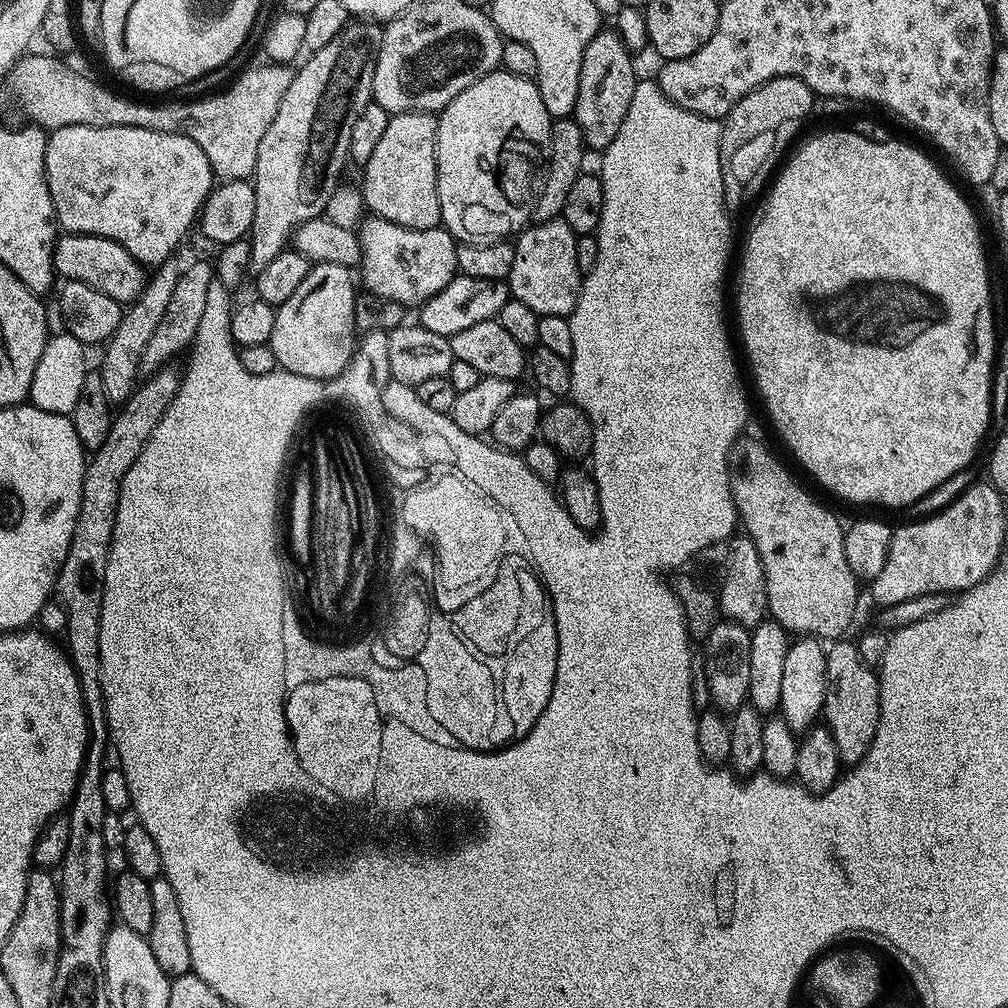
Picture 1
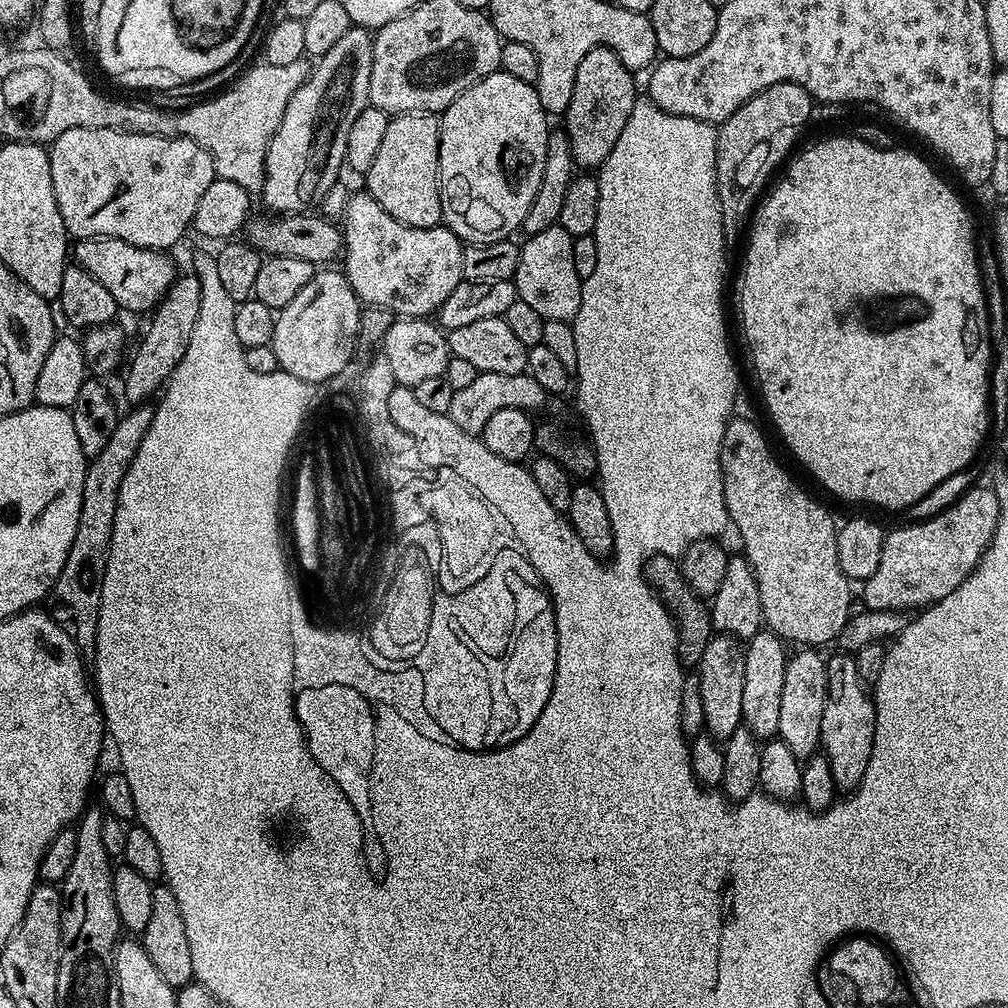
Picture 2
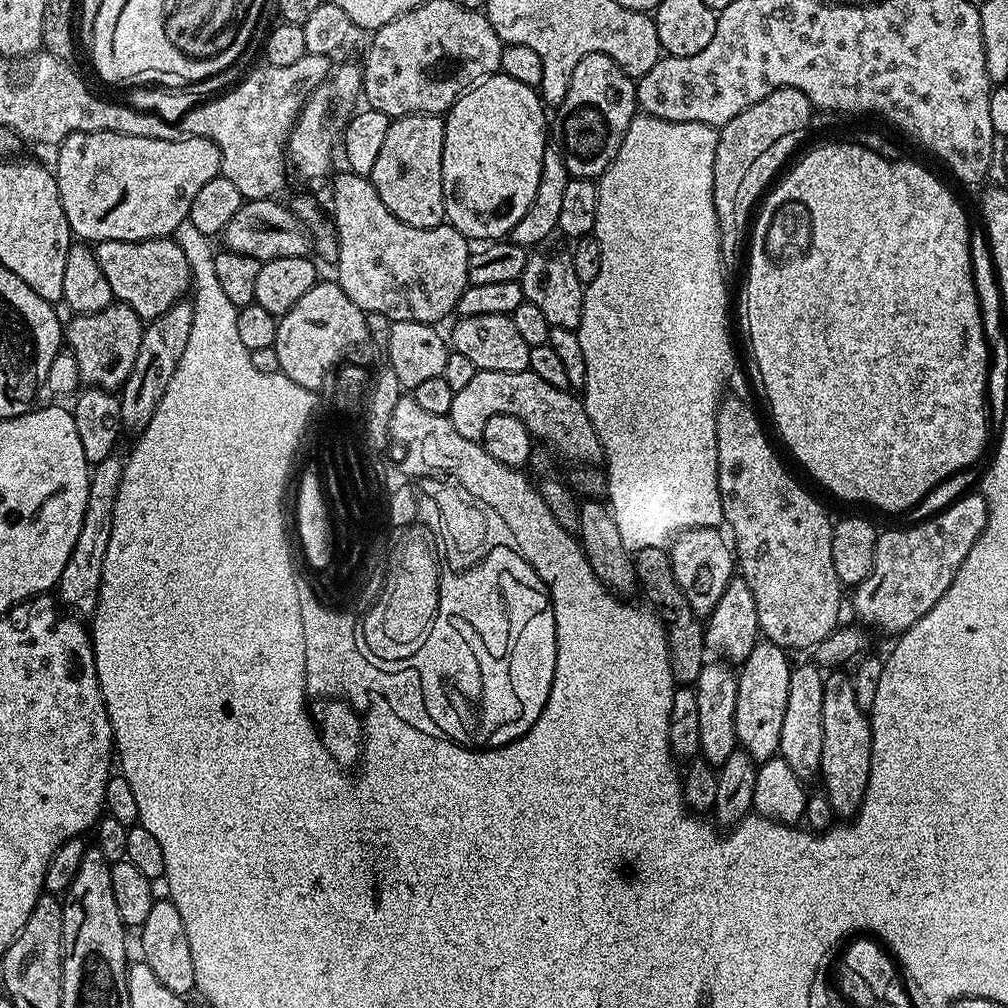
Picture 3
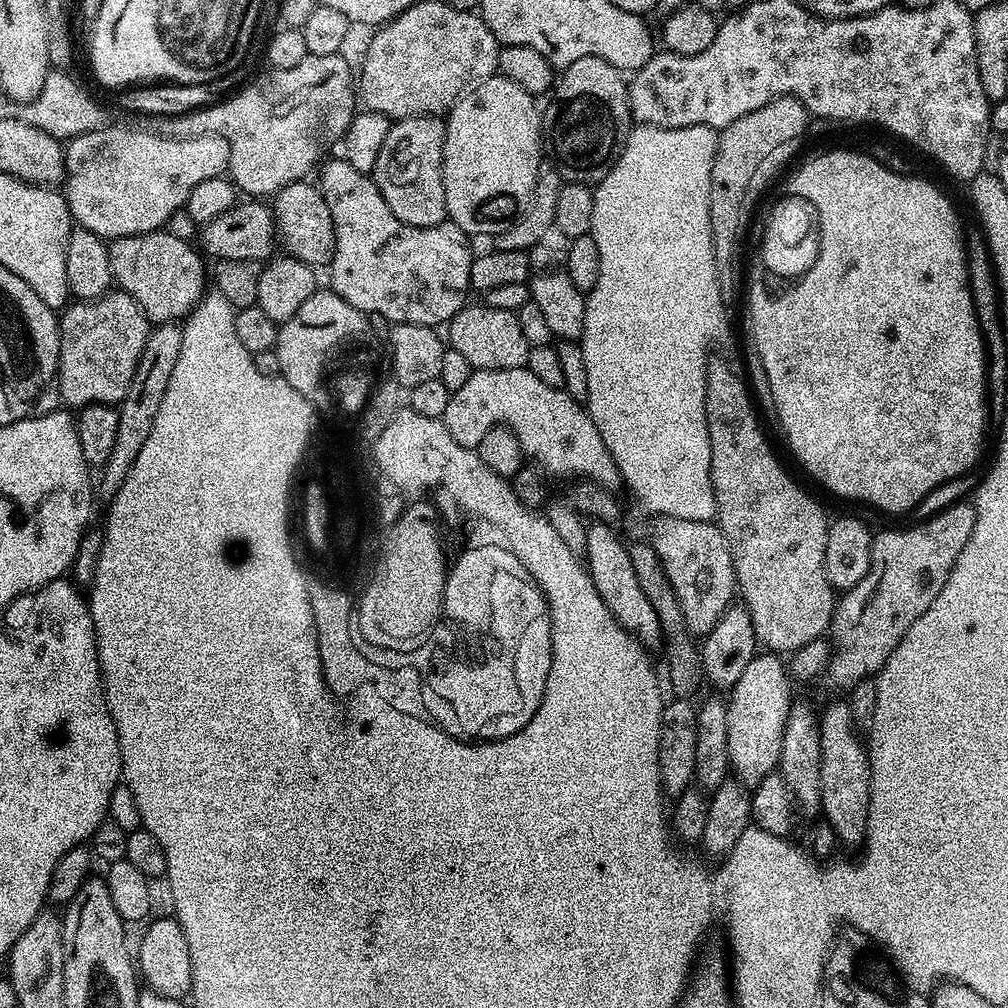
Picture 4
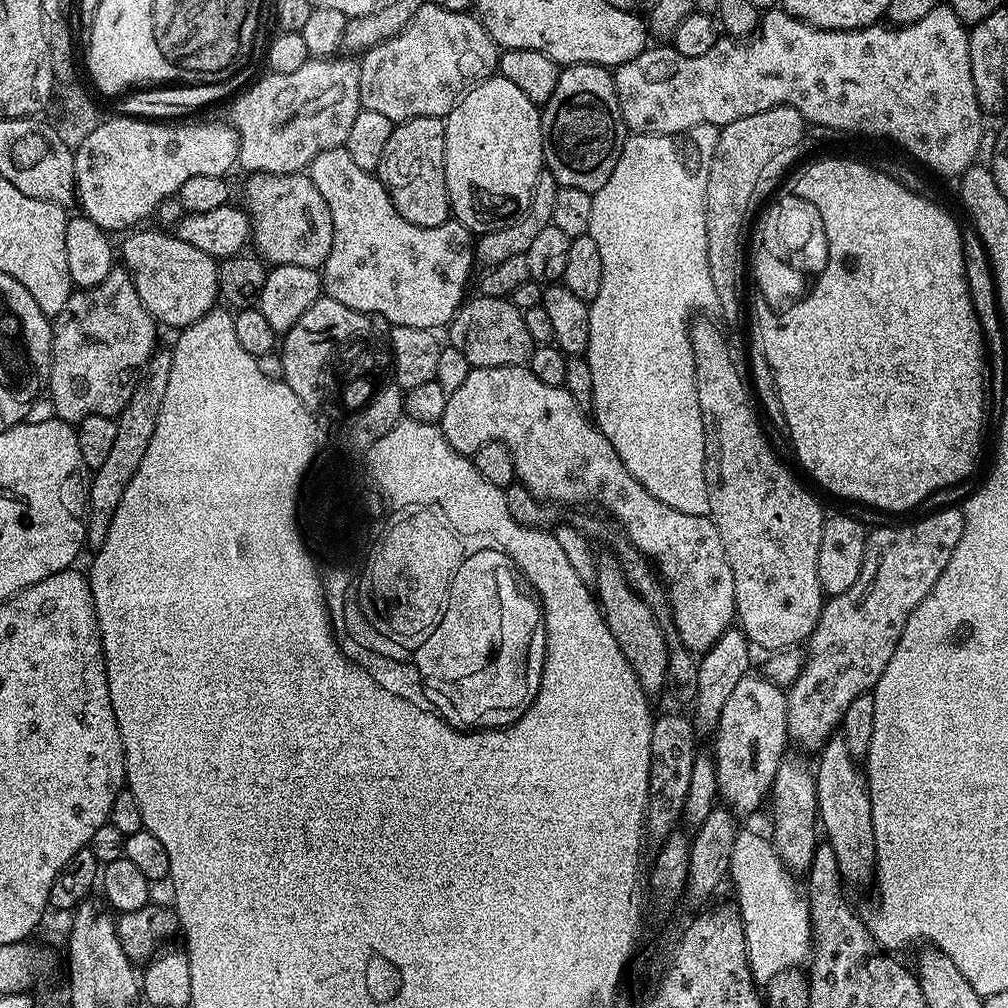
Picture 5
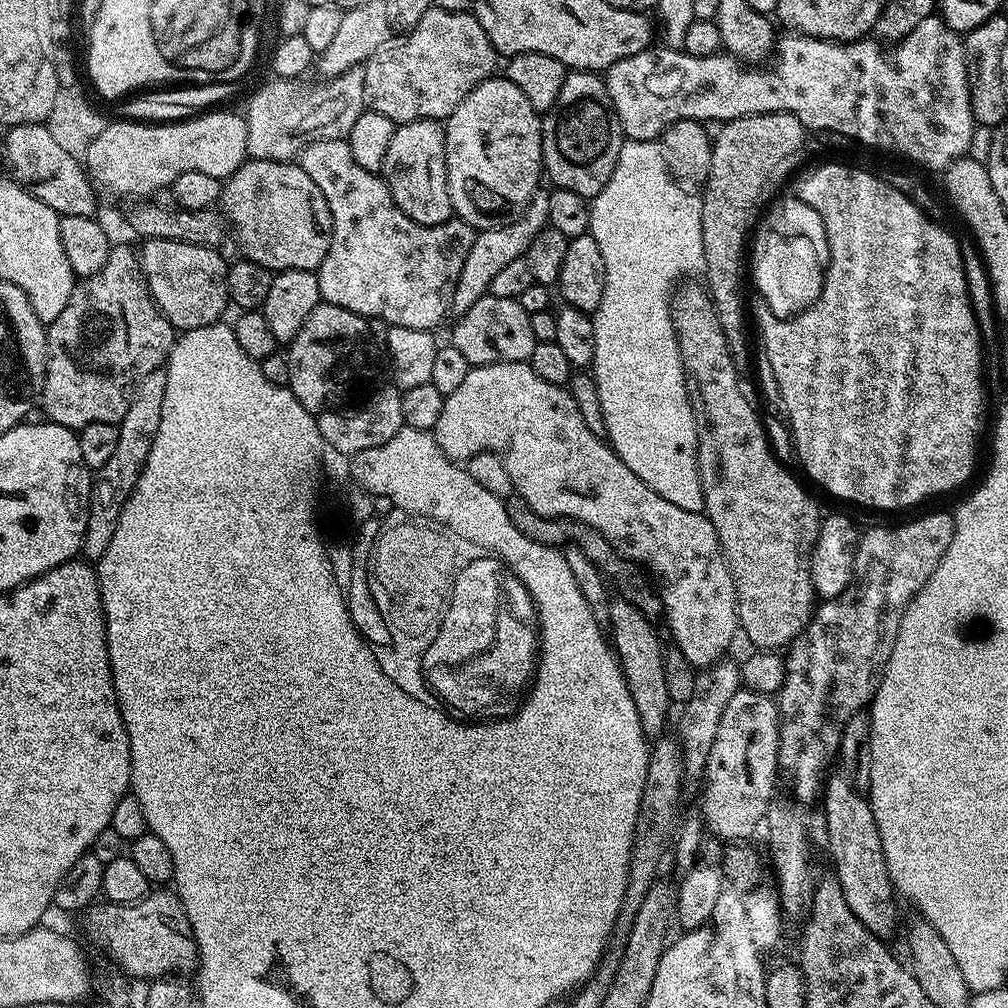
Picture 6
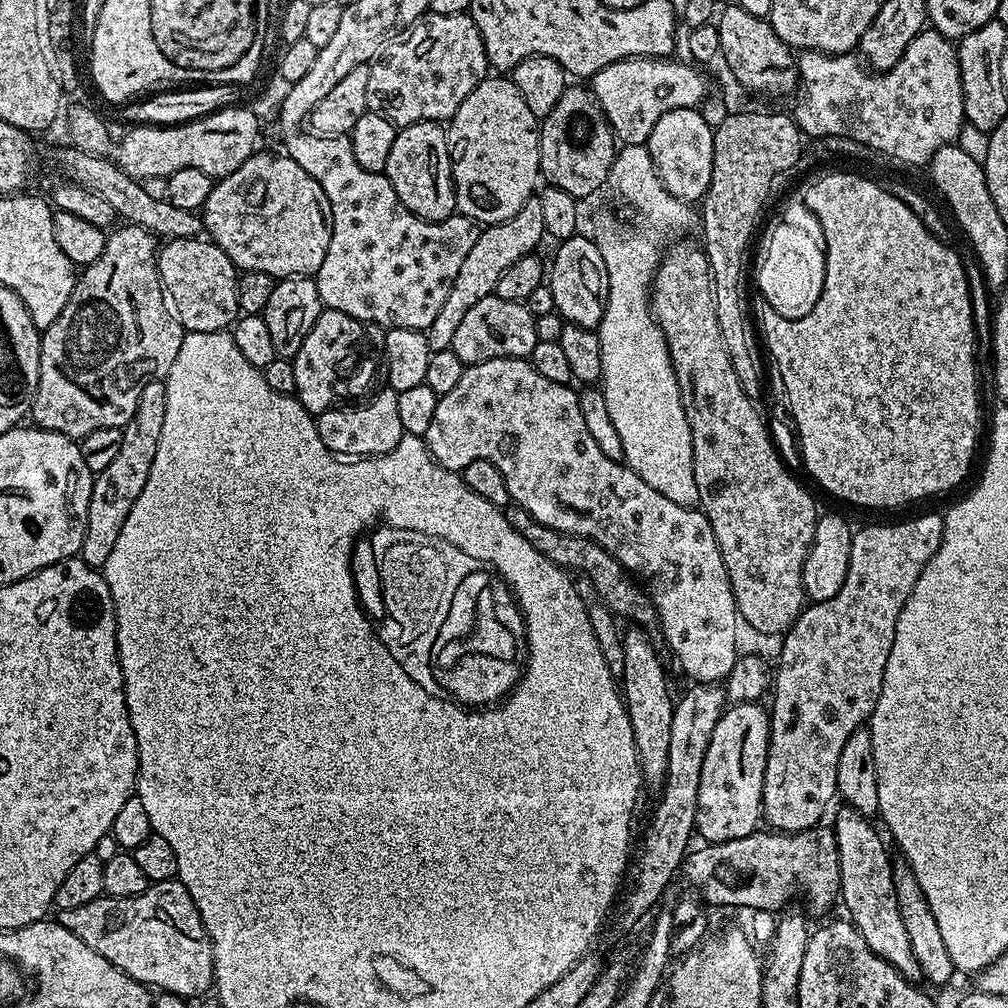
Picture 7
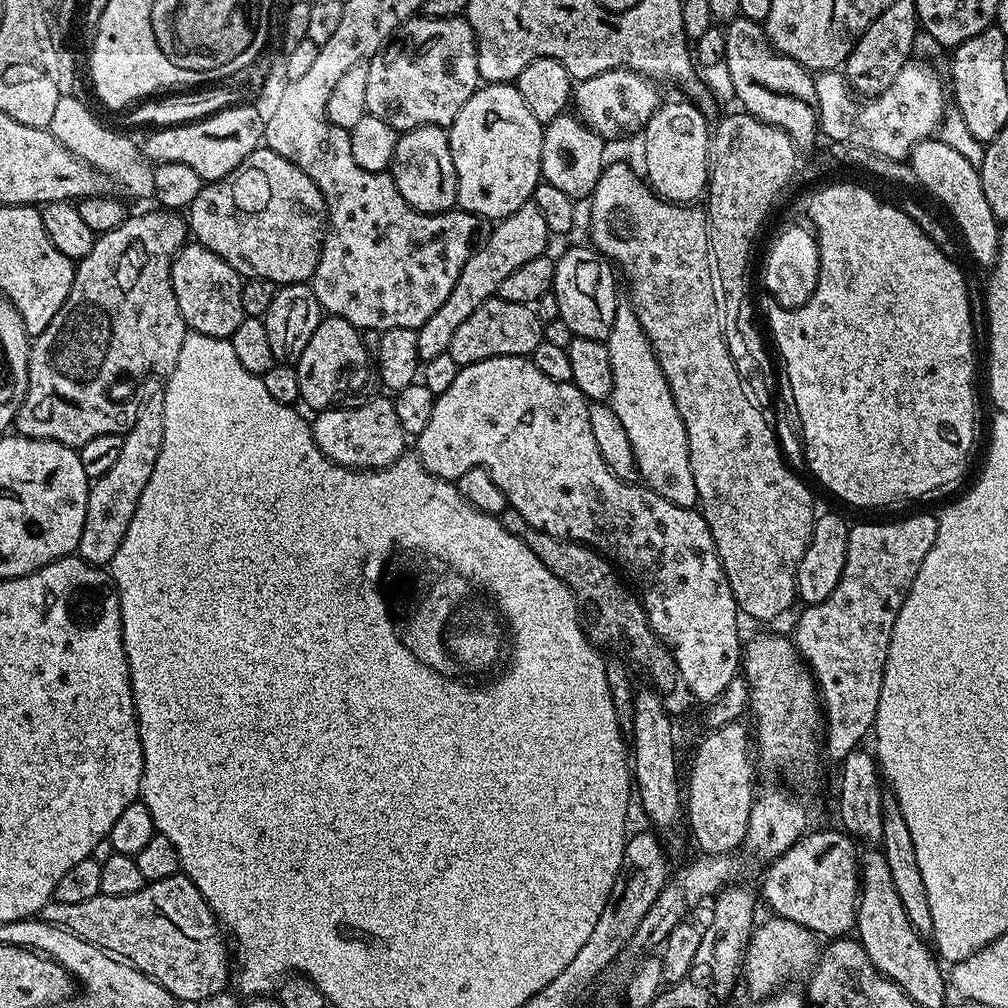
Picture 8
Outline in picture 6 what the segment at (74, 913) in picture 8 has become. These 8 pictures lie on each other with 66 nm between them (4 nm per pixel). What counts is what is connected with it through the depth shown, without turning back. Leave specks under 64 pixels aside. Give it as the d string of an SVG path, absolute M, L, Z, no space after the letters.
M149 891L137 904L100 902L87 909L84 918L85 934L118 967L125 968L132 976L141 976L144 982L184 974L180 972L191 973L197 967L196 939L175 891Z

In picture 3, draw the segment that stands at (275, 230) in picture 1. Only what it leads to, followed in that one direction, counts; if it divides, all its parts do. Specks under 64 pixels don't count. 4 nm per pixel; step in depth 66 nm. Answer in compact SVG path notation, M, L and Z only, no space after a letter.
M359 63L340 64L331 69L327 78L321 82L305 100L292 133L288 135L286 160L296 167L300 176L316 180L319 176L329 175L328 167L332 164L332 151L337 151L350 118L355 116L361 103L364 90L364 70Z

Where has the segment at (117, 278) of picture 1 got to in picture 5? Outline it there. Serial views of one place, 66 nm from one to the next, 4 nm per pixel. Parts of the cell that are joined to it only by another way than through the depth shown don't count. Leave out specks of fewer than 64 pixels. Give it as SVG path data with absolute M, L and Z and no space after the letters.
M133 231L123 237L124 245L119 245L118 252L124 255L123 267L132 275L136 284L136 293L152 315L157 325L175 330L189 328L206 313L217 307L220 300L218 270L216 257L202 254L202 250L182 242L171 231L140 232Z

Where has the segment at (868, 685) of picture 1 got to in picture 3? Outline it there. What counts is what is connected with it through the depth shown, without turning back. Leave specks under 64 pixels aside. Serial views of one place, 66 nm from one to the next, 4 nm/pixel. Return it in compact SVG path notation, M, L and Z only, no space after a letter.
M844 670L829 671L824 676L824 693L822 694L822 762L819 779L824 780L822 791L827 796L832 809L836 811L837 817L851 818L862 806L864 791L870 782L871 761L872 721L869 713L862 706L858 706L858 698L854 698L851 675Z

